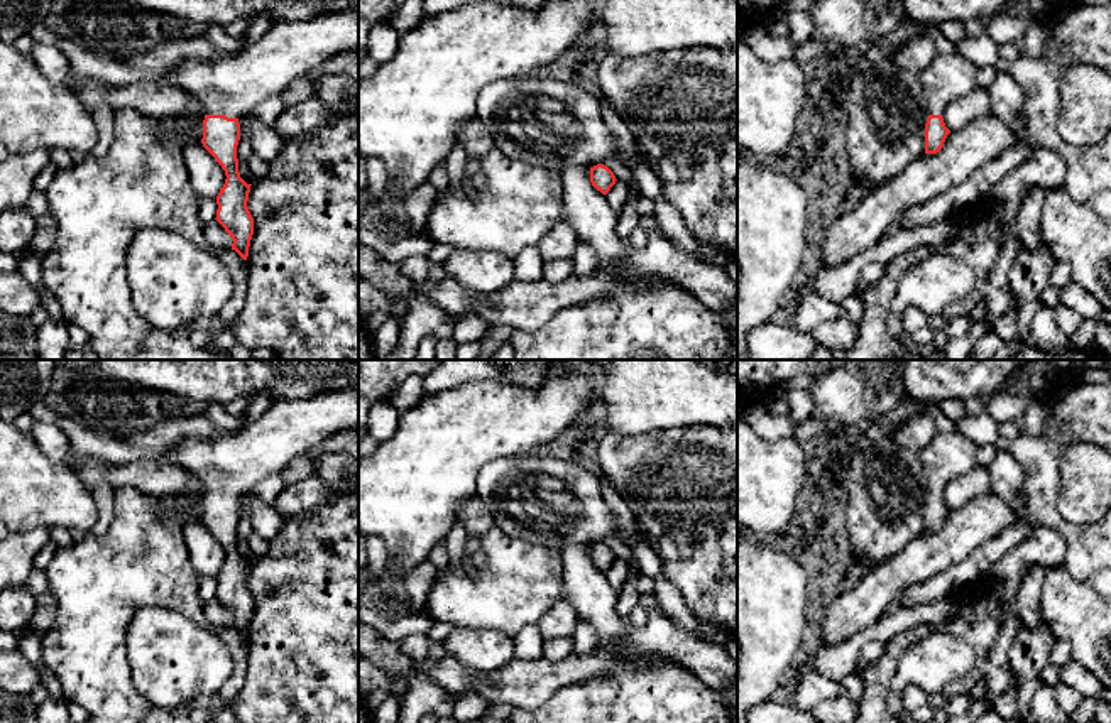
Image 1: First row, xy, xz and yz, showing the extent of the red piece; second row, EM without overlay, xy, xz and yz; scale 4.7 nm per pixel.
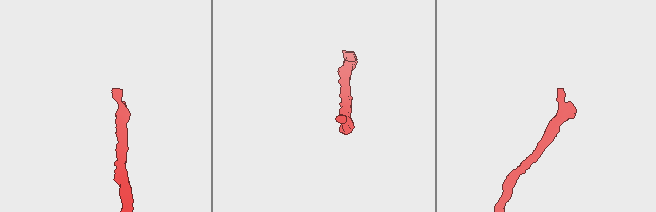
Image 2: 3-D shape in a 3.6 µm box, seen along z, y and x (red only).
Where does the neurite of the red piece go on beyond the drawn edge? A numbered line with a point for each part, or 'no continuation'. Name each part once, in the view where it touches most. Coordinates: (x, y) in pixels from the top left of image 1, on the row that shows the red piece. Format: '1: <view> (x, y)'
1: xy (232, 85)

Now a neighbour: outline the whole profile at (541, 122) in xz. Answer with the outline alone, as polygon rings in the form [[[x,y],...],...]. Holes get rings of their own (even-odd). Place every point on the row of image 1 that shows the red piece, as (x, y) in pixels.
[[[497,79],[482,88],[477,120],[487,128],[499,152],[531,167],[563,172],[568,167],[594,167],[609,155],[622,160],[617,140],[602,117],[600,98],[558,79]]]

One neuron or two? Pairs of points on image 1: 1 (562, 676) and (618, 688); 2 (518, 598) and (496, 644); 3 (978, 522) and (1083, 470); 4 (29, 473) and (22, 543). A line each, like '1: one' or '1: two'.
1: two
2: two
3: two
4: two

